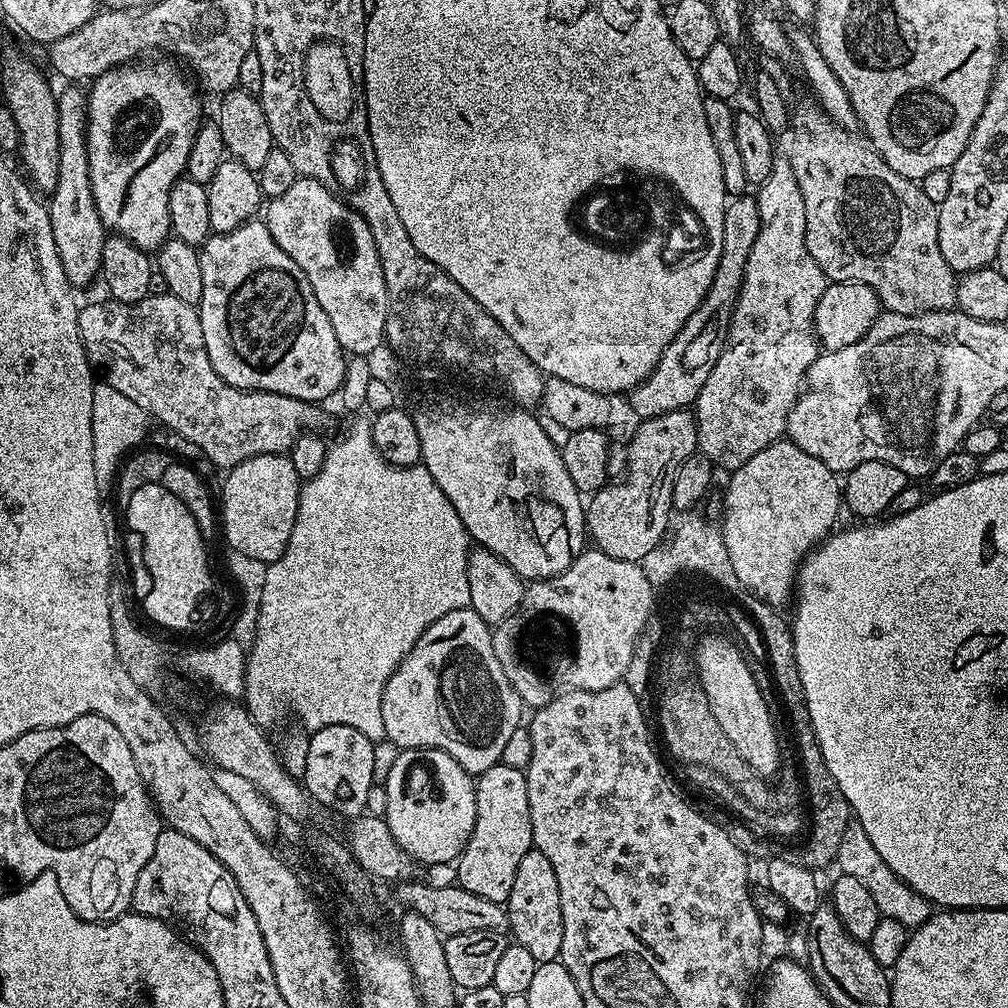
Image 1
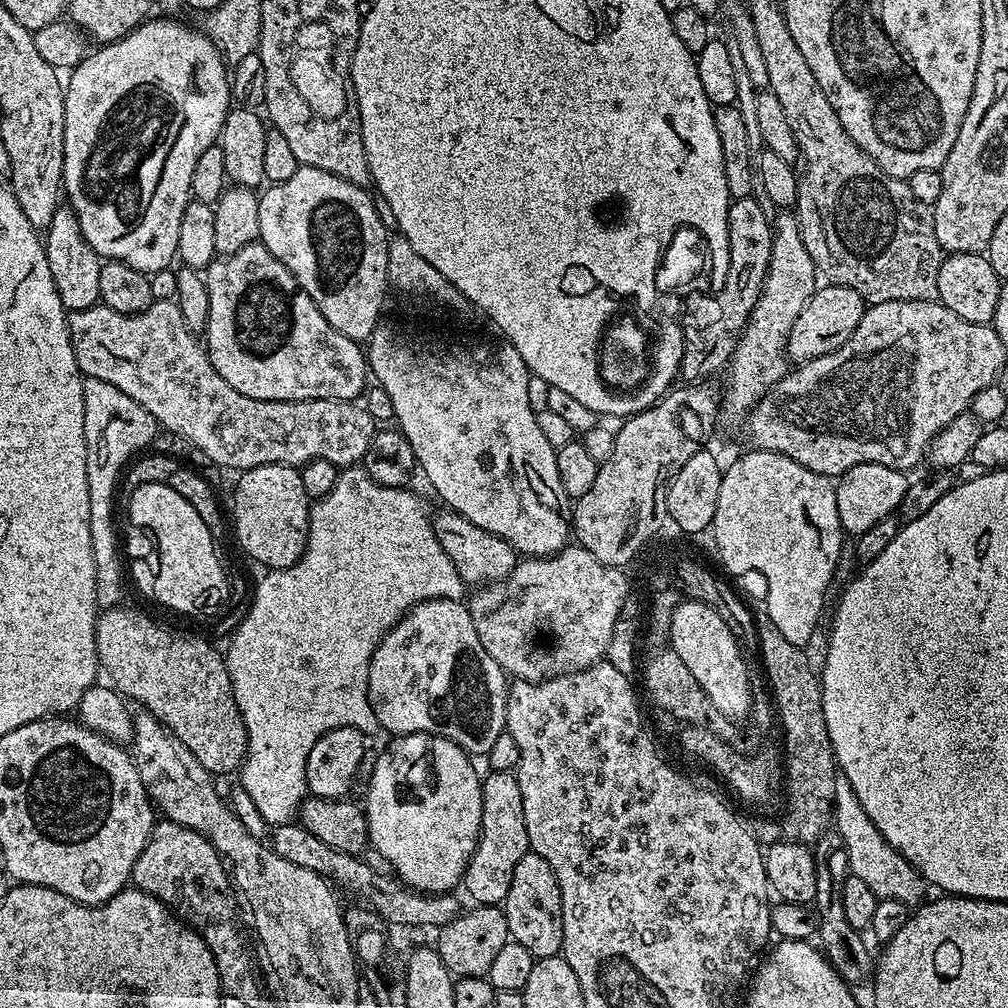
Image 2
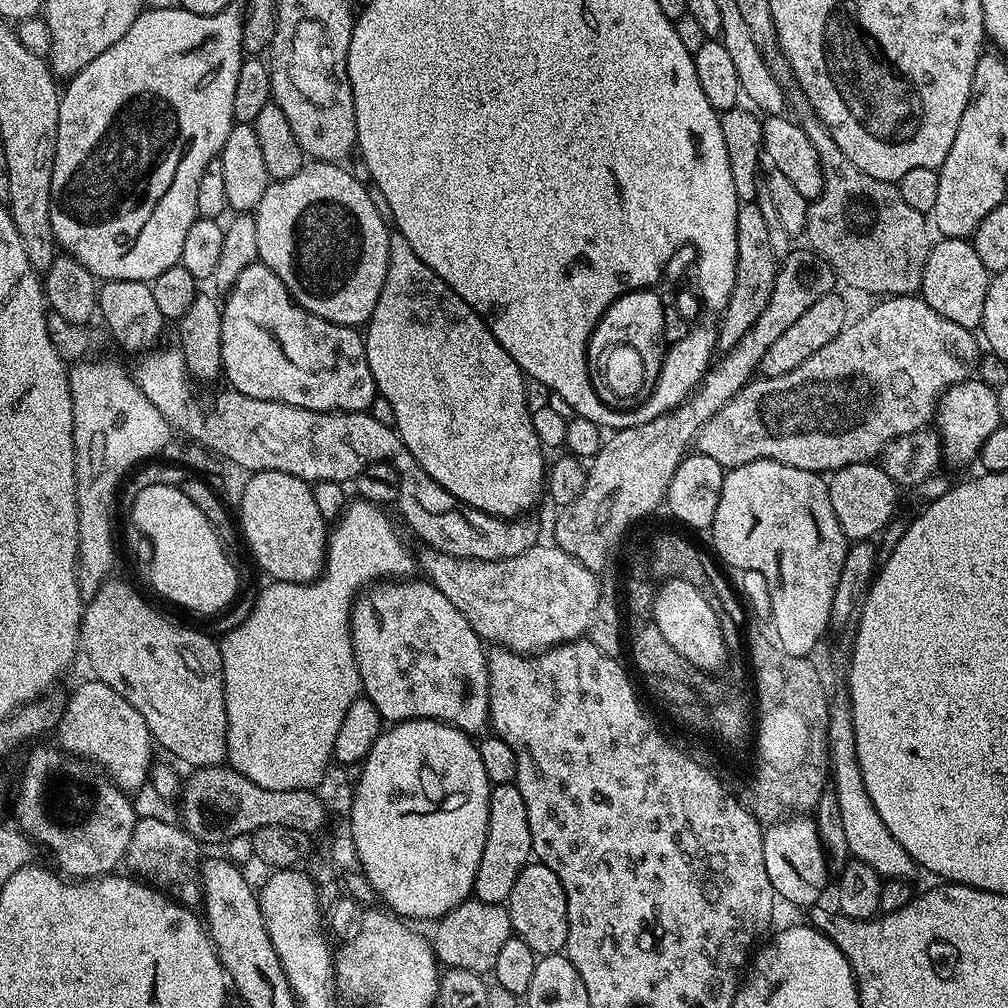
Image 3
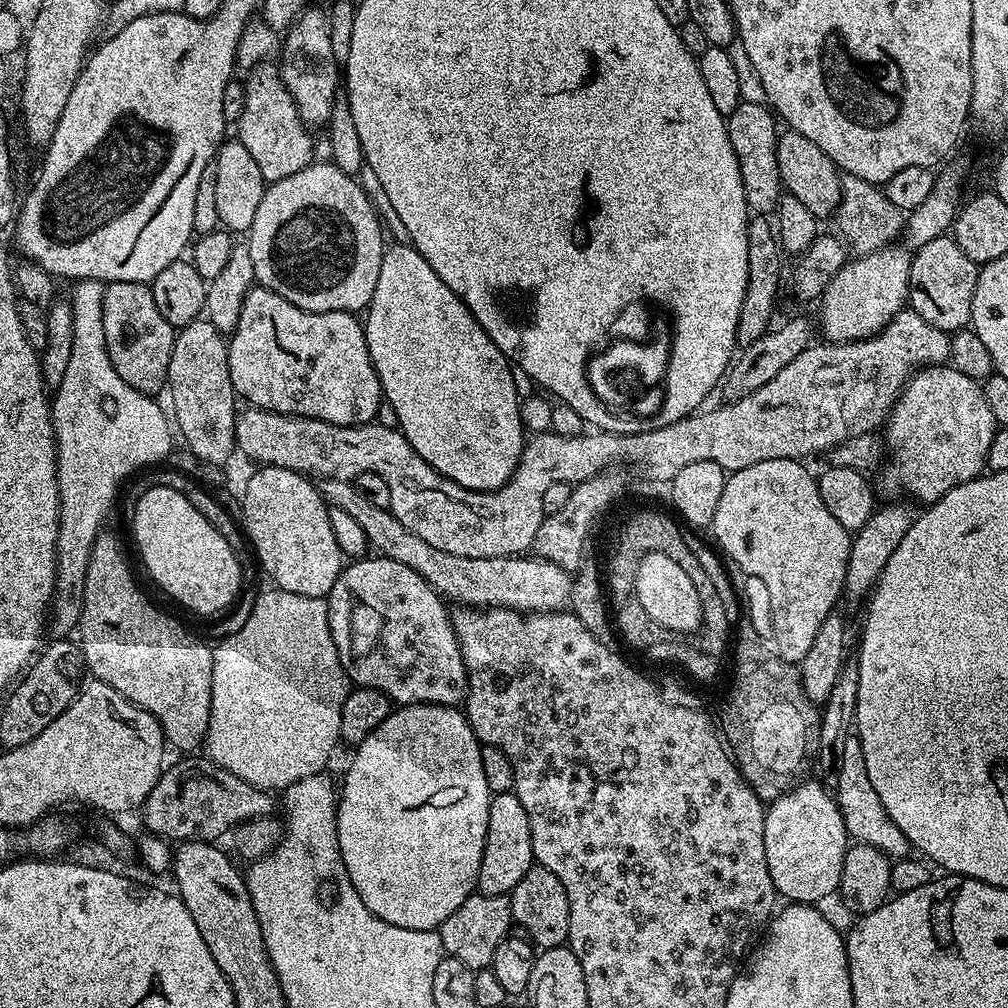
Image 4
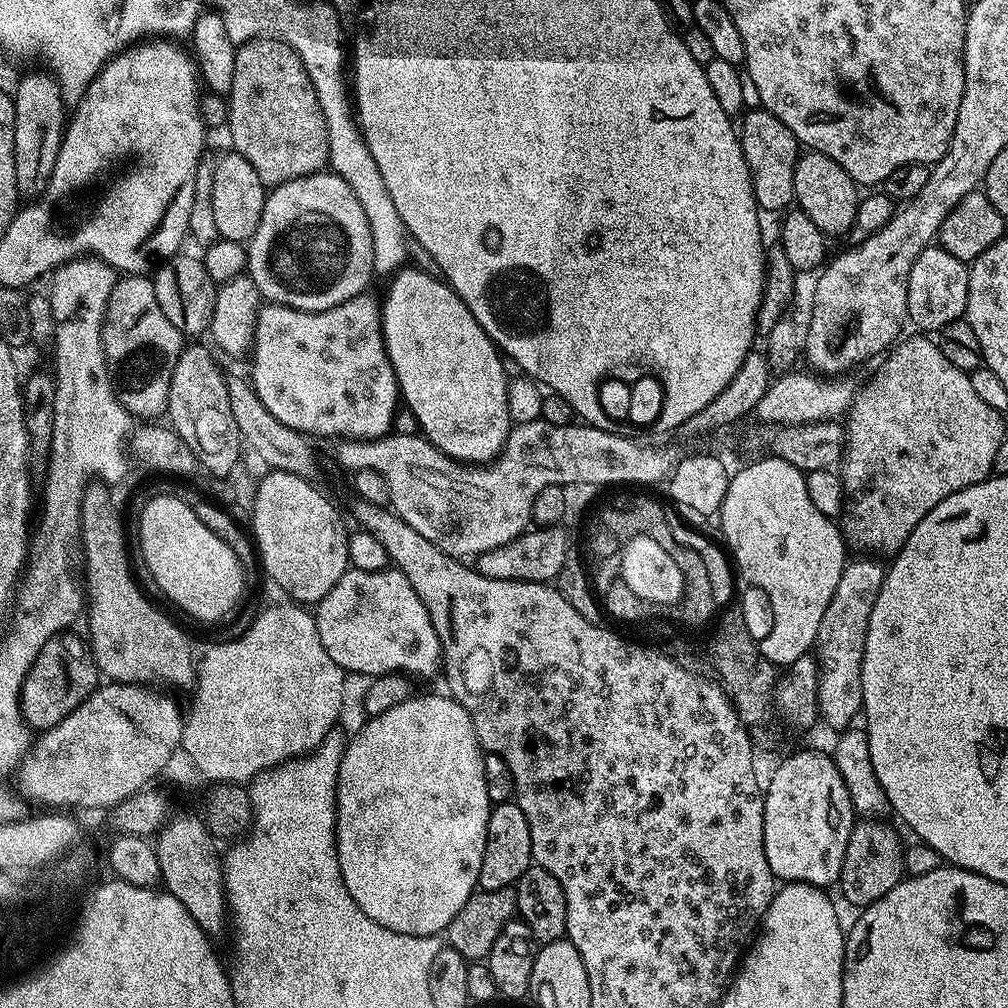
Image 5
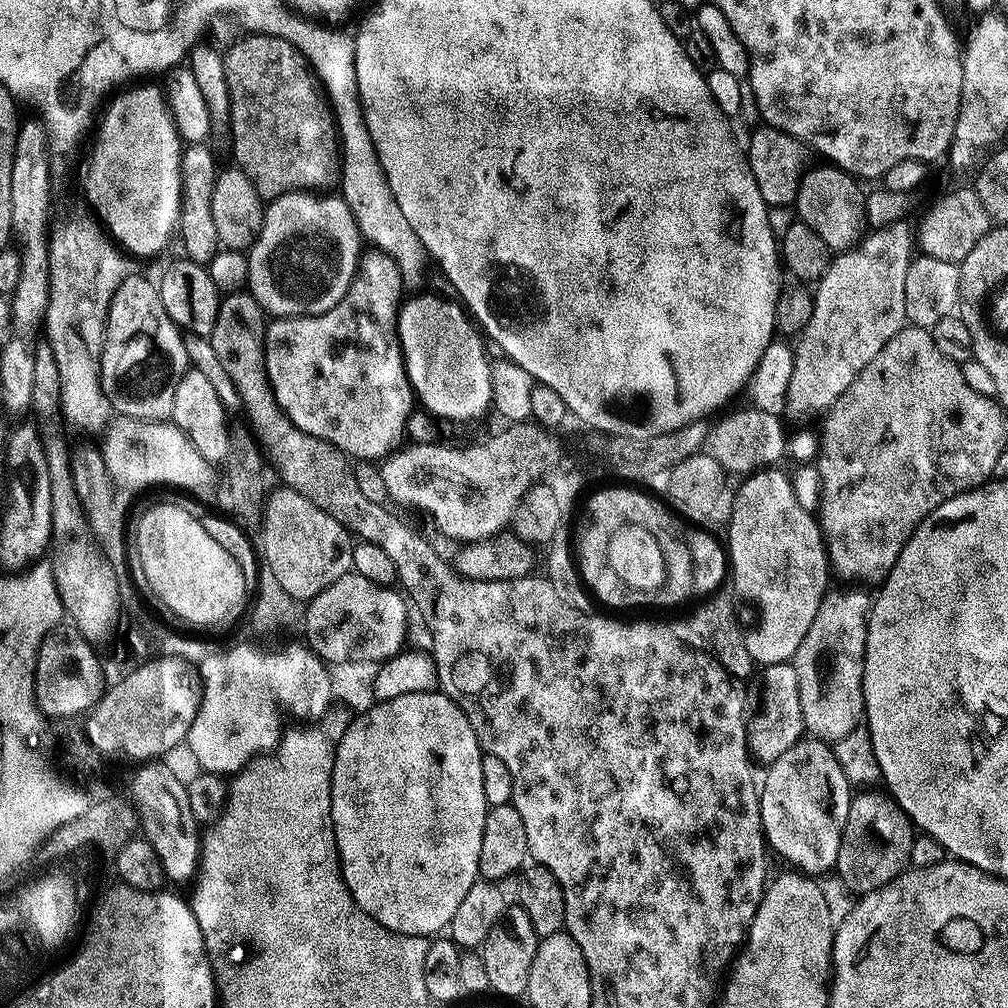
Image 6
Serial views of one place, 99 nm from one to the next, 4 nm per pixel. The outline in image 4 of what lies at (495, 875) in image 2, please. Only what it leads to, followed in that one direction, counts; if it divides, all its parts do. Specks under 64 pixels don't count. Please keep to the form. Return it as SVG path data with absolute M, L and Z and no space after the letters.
M515 791L497 792L488 801L488 825L486 842L482 850L482 862L478 870L476 888L482 896L508 896L522 882L526 870L534 867L530 818Z

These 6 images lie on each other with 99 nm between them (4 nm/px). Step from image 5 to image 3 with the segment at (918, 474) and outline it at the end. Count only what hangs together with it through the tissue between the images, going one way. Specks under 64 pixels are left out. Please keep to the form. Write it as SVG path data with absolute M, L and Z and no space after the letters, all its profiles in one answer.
M969 378L947 388L936 405L934 428L940 435L947 463L968 464L971 460L973 463L980 455L982 442L986 442L998 427L1001 423L996 389L982 383L979 378Z

